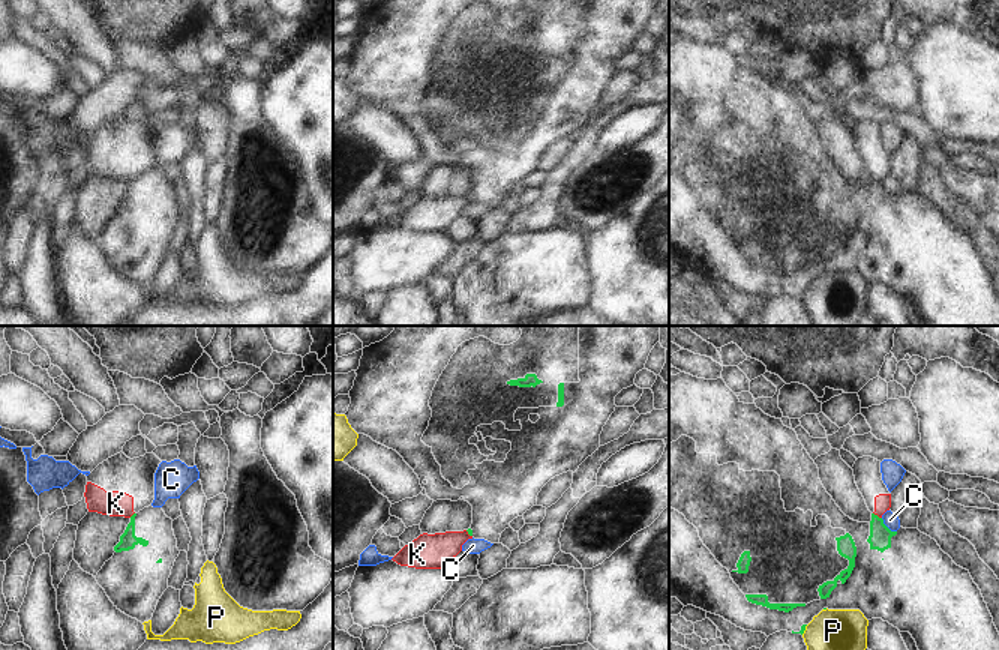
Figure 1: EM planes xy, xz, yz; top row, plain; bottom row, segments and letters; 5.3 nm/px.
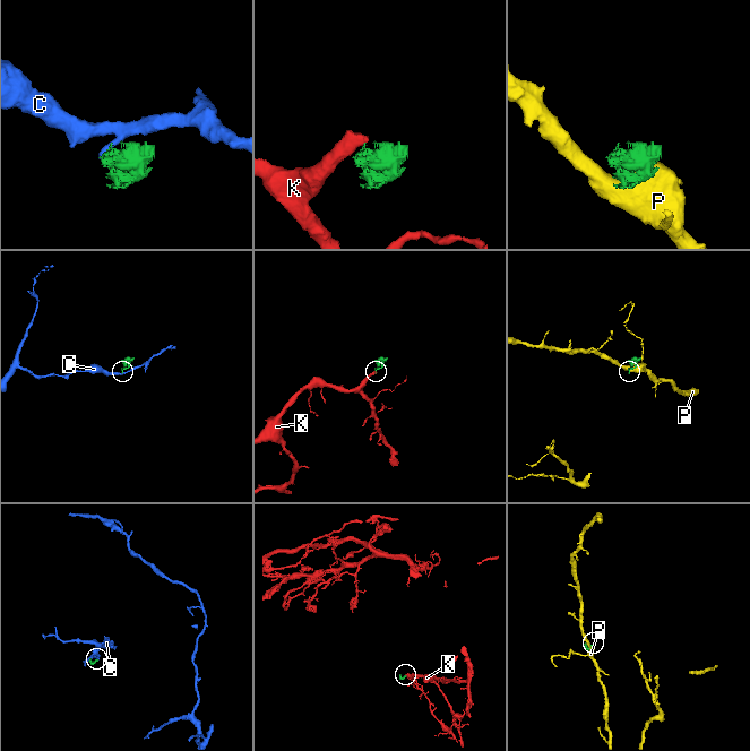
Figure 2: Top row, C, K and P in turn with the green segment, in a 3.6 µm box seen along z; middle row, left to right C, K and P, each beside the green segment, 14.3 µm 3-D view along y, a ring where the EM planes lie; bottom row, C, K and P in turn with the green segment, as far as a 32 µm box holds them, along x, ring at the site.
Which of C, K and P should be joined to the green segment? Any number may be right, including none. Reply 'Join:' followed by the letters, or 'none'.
Join: none

